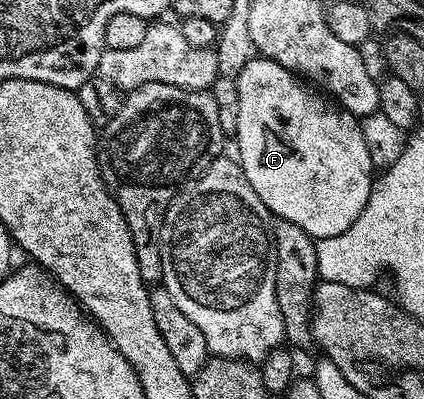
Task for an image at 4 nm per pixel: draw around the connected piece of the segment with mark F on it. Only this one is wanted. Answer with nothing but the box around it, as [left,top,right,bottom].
[234,56,376,240]

